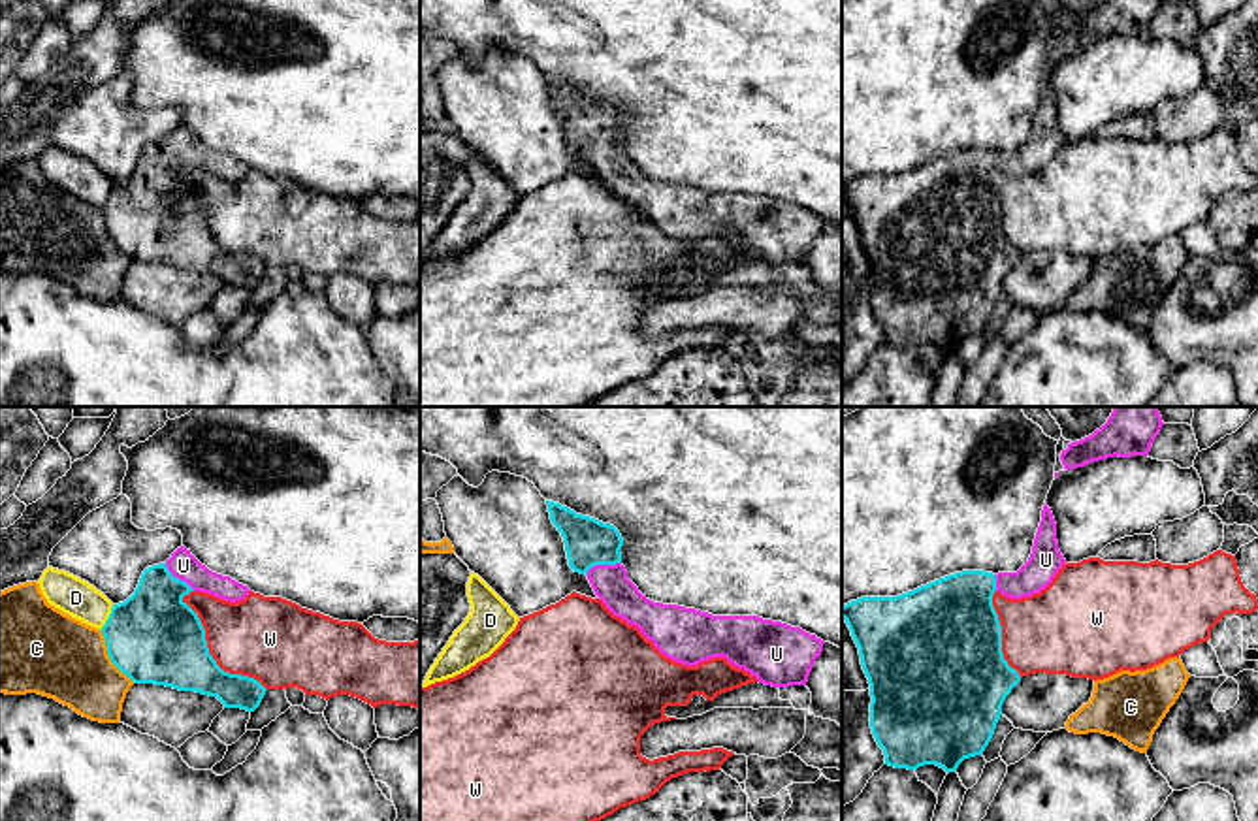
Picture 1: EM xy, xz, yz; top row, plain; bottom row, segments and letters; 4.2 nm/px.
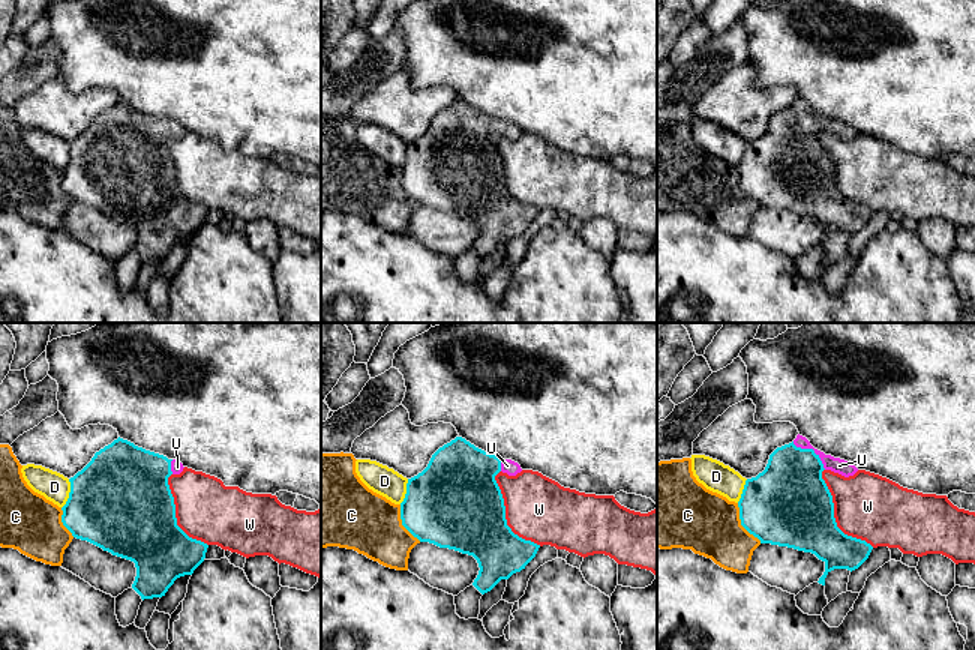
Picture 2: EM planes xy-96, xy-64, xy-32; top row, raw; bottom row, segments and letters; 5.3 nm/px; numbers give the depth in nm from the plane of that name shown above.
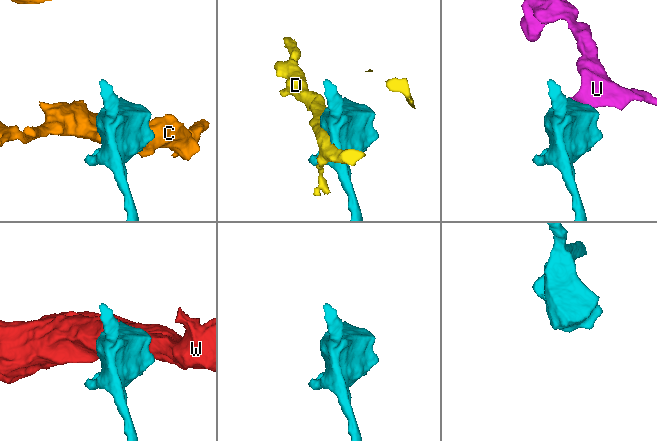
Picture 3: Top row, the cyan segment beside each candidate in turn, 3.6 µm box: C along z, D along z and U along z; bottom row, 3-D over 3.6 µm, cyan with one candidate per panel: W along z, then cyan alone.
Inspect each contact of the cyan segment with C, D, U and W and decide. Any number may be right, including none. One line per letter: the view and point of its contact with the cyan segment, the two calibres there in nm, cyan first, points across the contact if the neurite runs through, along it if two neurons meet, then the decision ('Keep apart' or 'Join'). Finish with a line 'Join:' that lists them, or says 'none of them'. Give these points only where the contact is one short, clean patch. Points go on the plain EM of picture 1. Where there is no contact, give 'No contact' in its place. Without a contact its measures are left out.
C: Touches cyan at xy (110, 236). Thickness 400 nm (cyan) against 360 nm. Keep apart
D: Touches cyan at xy (110, 194). Thickness 400 nm (cyan) against 160 nm. Keep apart
U: Touches cyan at xz (601, 142). Thickness 200 nm (cyan) against 160 nm. Path across: xz (588, 121), (601, 142), (611, 162). Join
W: Touches cyan at xy (209, 232). Thickness 380 nm (cyan) against 360 nm. Keep apart
Join: U

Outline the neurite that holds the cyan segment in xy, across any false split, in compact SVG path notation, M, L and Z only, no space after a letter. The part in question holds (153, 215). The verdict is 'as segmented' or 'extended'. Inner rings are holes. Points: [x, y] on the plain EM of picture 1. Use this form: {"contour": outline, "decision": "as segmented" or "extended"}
{"contour": "M177 126L166 141L143 149L124 181L113 183L102 205L111 241L134 262L196 269L217 275L224 286L254 290L267 267L217 243L198 192L183 179L190 169L237 181L250 168Z", "decision": "extended"}

